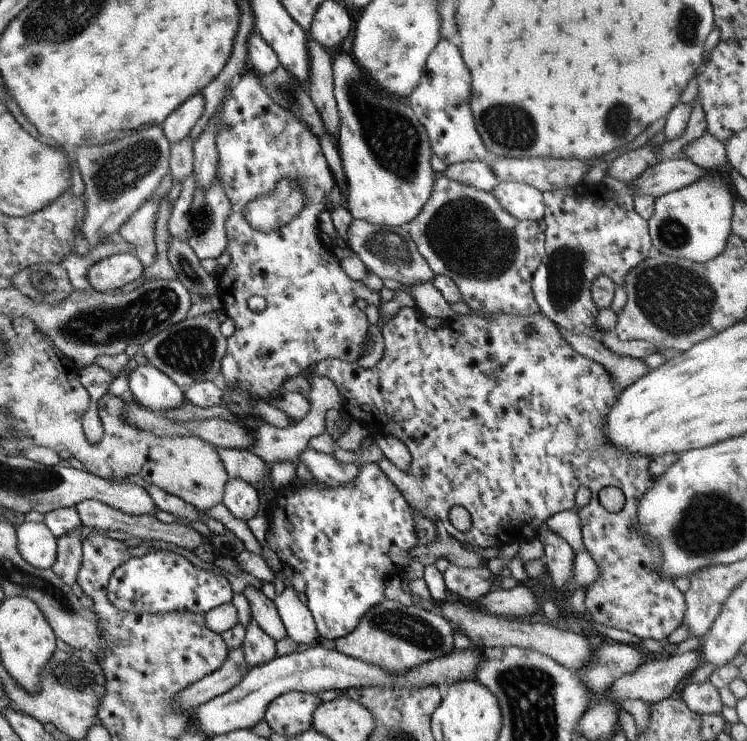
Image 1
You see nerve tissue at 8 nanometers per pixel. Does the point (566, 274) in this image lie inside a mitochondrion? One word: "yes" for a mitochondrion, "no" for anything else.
yes

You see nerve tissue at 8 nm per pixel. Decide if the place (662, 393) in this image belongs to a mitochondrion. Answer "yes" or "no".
no

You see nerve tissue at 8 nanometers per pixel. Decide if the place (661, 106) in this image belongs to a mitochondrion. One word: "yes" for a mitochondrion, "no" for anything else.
no

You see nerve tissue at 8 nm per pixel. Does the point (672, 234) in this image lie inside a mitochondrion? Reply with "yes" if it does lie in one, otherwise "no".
yes

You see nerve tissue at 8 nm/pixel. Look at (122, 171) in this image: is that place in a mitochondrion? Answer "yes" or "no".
yes

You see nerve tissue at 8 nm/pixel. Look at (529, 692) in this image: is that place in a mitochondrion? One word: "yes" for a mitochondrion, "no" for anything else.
yes

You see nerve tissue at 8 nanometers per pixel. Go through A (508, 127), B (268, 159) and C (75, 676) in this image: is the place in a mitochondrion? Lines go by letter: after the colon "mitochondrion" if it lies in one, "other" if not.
A: mitochondrion
B: other
C: mitochondrion

